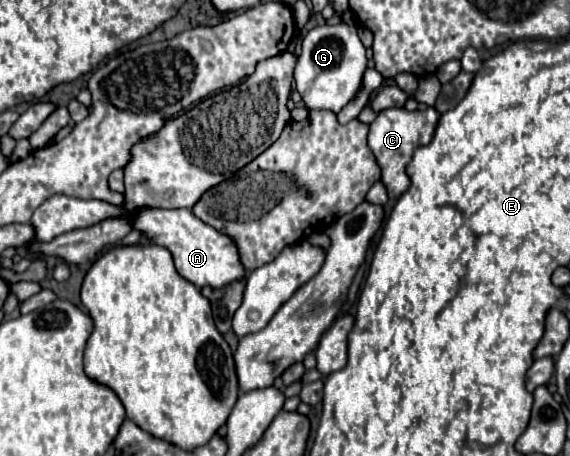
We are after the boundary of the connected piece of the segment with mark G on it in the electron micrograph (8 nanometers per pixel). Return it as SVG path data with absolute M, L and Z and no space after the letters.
M320 25L308 31L302 41L302 51L294 69L296 89L308 109L328 109L338 113L360 89L367 69L366 49L354 25Z

